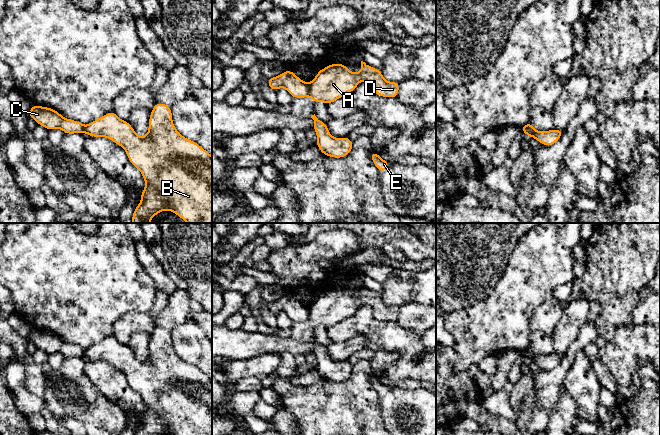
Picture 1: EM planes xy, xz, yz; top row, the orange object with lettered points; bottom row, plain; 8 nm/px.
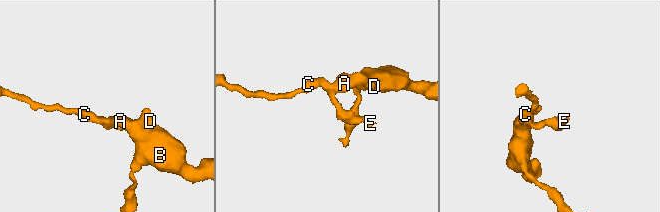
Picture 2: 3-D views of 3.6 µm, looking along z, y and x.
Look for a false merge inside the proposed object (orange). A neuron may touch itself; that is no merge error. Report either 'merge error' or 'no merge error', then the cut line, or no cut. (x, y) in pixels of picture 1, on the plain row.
merge error | xz (308, 308), (309, 319)

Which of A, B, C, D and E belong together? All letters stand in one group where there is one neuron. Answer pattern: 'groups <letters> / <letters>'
groups A B D / C E

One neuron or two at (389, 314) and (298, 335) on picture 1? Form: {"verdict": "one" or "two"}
{"verdict": "one"}

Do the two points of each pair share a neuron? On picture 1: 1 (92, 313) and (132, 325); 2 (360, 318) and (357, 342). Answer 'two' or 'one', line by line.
1: two
2: two

